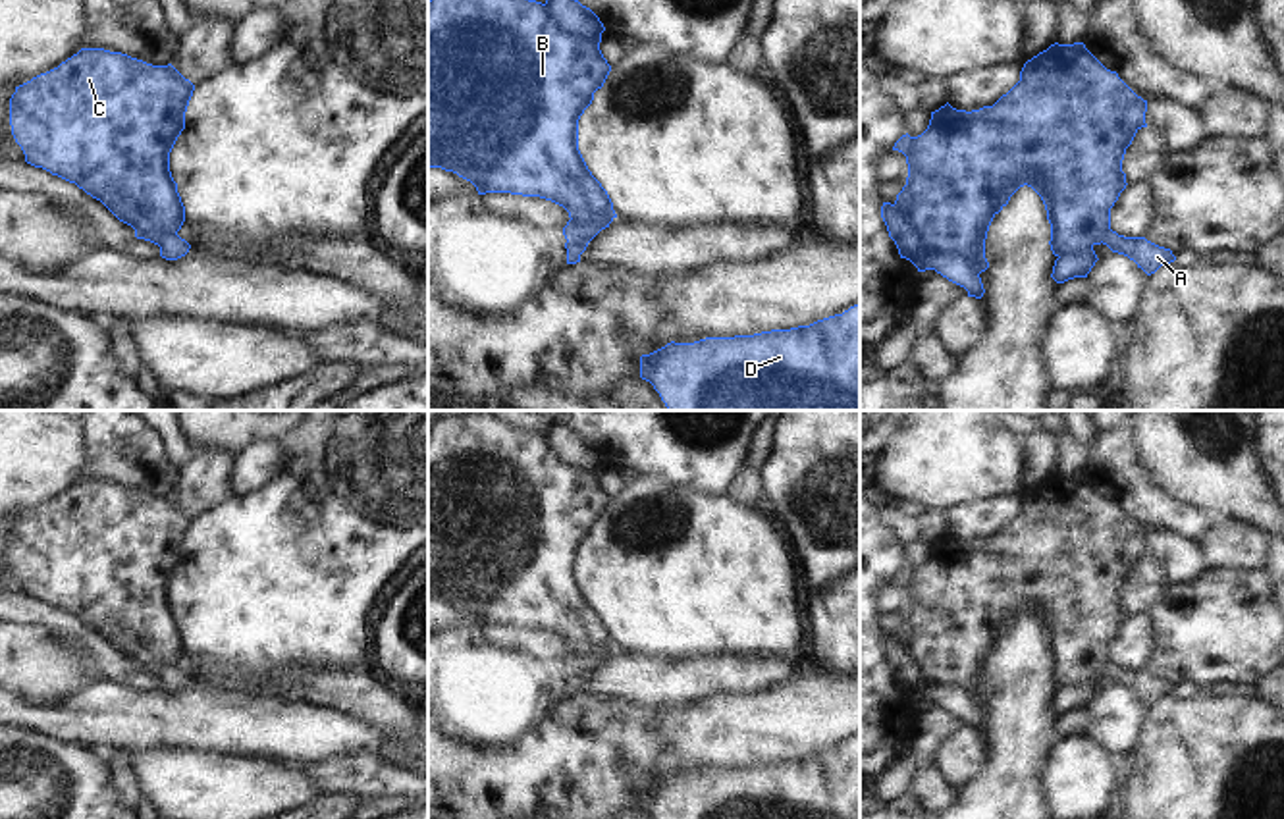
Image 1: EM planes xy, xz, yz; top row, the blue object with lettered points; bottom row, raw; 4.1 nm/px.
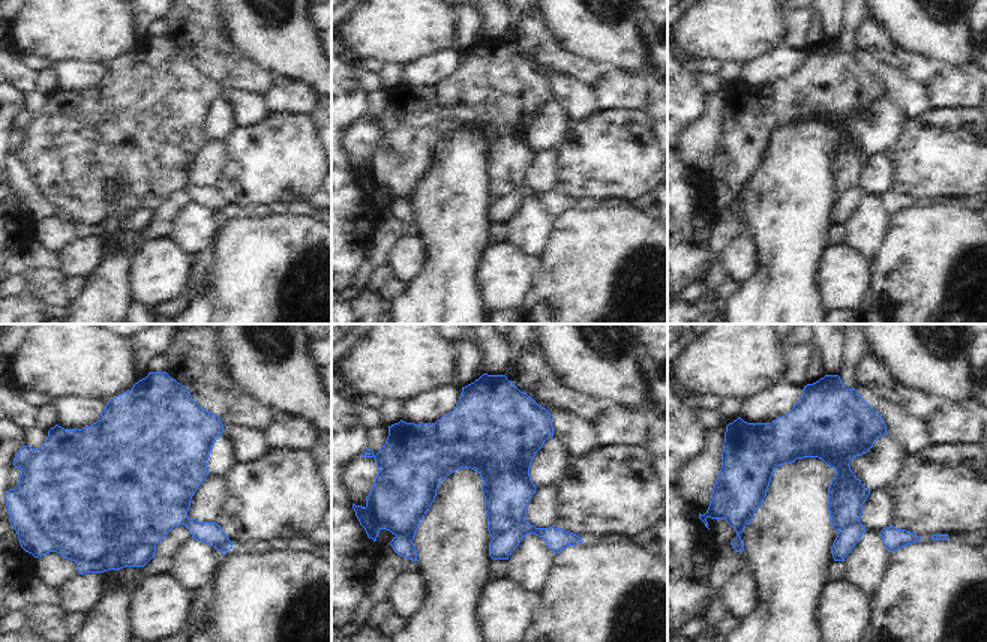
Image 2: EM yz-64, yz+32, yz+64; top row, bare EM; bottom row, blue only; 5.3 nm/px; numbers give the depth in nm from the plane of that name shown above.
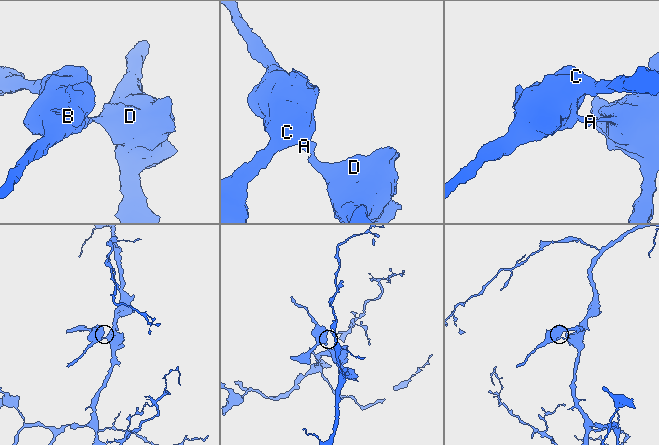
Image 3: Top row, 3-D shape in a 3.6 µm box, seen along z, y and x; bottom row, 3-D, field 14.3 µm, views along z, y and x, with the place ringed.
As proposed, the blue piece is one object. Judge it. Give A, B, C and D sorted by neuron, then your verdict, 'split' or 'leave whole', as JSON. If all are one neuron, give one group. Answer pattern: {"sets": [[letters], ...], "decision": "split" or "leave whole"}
{"sets": [["A", "D"], ["B", "C"]], "decision": "split"}

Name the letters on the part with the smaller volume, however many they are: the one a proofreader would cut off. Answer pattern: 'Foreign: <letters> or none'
Foreign: B, C

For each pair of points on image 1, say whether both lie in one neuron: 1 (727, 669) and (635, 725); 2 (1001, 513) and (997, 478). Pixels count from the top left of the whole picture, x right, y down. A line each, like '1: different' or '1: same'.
1: different
2: different

